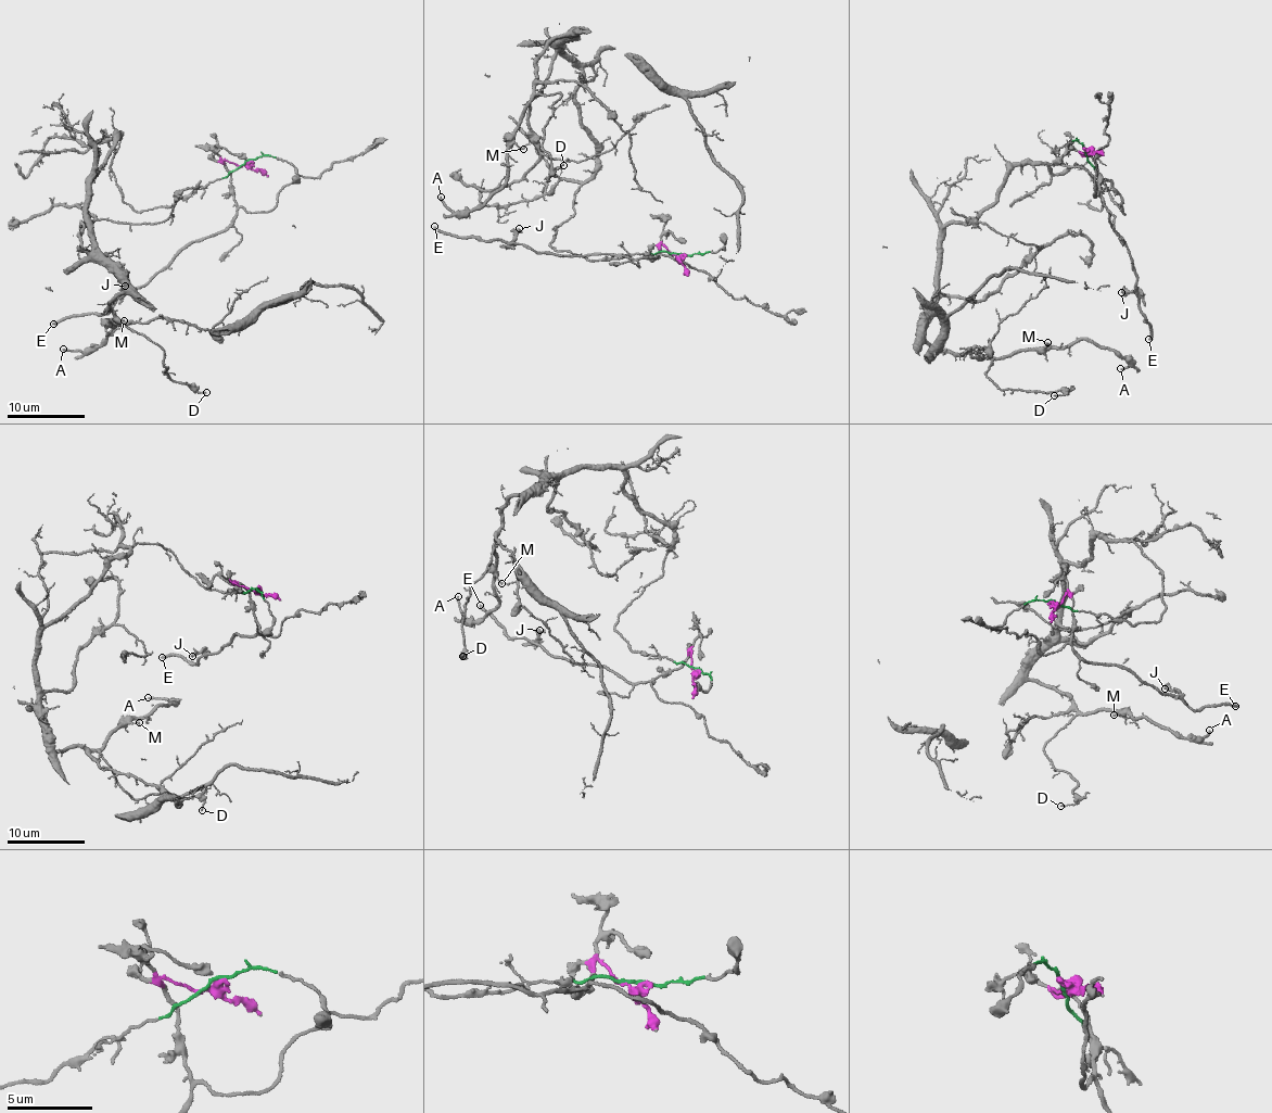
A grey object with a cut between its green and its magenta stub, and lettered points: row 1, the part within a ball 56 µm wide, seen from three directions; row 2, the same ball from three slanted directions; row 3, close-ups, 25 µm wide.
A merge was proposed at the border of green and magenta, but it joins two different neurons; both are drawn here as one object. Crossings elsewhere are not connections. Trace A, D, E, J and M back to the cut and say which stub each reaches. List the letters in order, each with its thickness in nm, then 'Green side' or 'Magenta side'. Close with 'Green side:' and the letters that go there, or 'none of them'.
A: Thickness 190 nm. Green side
D: Thickness 120 nm. Green side
E: Thickness 280 nm. Magenta side
J: Thickness 420 nm. Magenta side
M: Thickness 130 nm. Green side
Green side: A, D, M

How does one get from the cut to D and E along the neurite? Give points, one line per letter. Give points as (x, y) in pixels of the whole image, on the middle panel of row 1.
D: (679, 254), (550, 244), (596, 155), (565, 35), (535, 88), (560, 96), (542, 148), (563, 164)
E: (679, 254), (662, 245), (657, 257), (630, 260), (614, 253), (536, 253), (529, 247), (449, 236), (434, 226)

